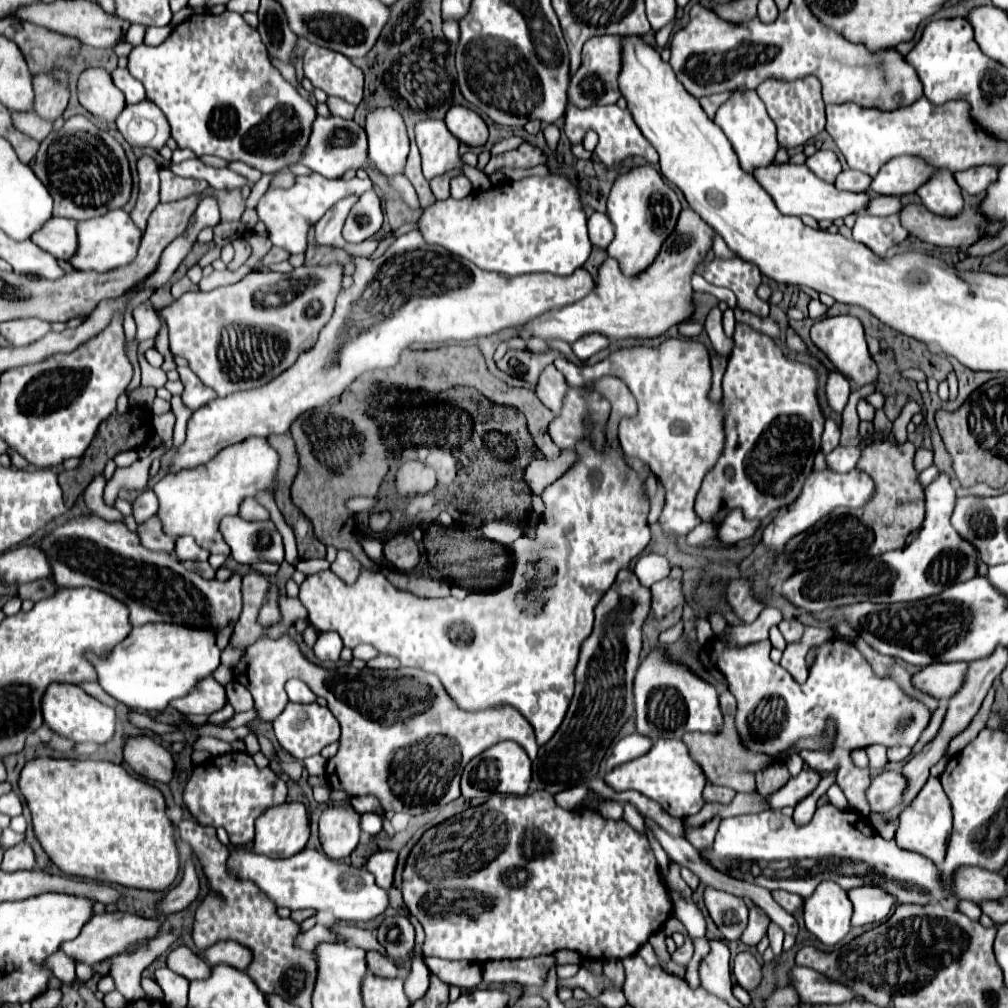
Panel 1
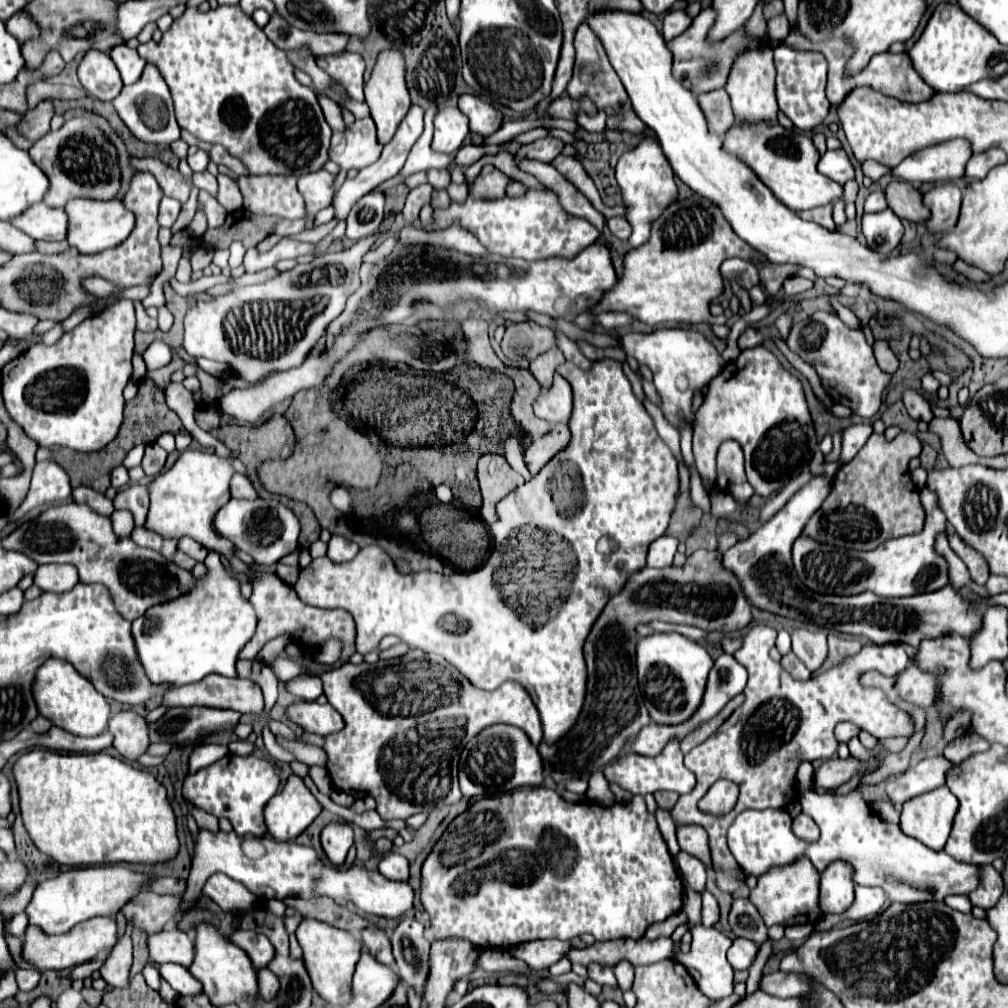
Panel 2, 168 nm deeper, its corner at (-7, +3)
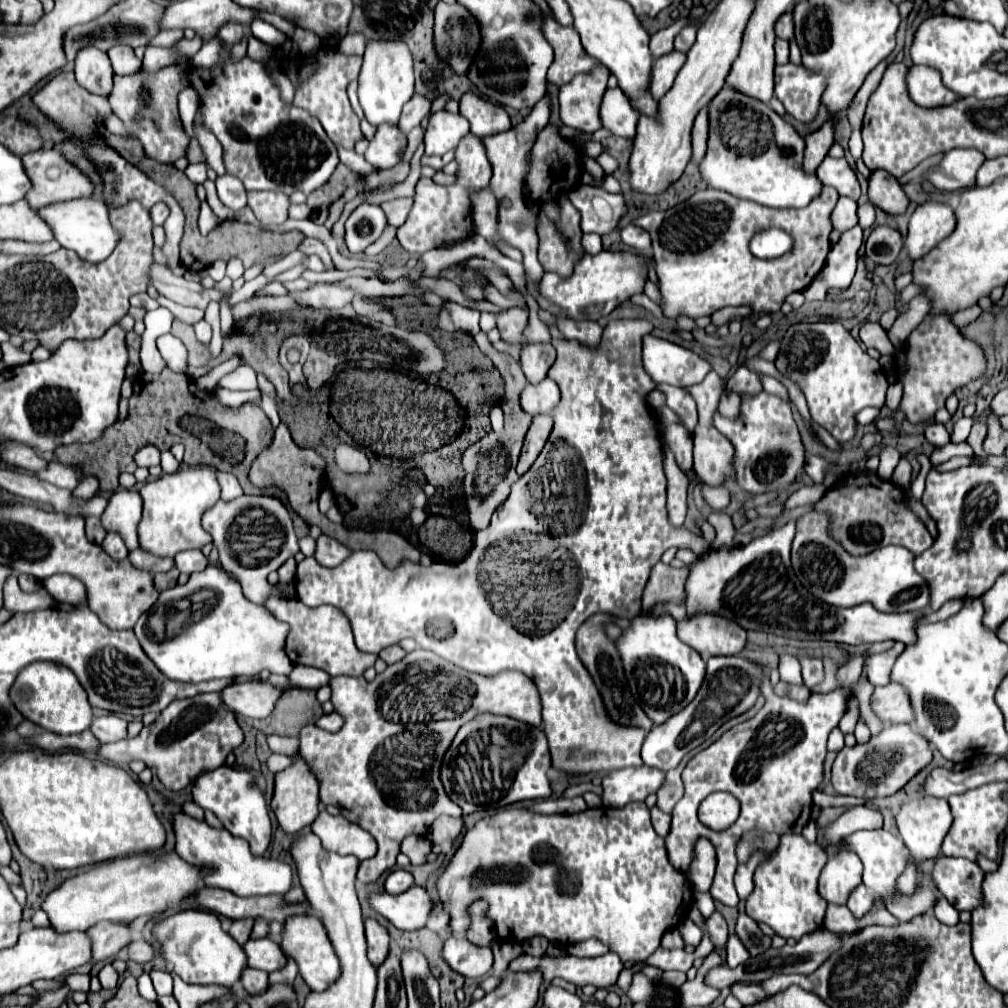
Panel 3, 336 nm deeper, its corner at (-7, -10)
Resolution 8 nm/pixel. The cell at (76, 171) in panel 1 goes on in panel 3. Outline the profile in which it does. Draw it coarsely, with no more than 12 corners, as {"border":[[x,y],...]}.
{"border":[[57,149],[23,155],[35,211],[93,195],[91,179]]}

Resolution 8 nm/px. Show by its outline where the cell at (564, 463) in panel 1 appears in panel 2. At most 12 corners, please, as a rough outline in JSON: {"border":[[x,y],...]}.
{"border":[[567,424],[533,440],[525,450],[535,476],[569,442]]}

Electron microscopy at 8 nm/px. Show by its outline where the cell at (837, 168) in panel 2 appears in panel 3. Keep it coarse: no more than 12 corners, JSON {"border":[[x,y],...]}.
{"border":[[825,157],[817,177],[851,199],[859,181],[845,159]]}

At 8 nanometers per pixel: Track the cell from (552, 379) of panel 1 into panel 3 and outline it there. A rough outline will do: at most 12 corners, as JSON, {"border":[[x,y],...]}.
{"border":[[525,345],[523,373],[529,383],[541,383],[555,363],[555,347]]}

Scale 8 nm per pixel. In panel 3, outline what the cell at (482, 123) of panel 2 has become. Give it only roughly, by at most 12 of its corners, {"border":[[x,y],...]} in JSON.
{"border":[[475,93],[459,101],[459,113],[477,137],[511,127],[509,115]]}

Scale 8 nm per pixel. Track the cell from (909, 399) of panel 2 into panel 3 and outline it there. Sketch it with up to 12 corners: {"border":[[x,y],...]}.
{"border":[[941,423],[925,427],[925,439],[931,445],[949,443],[949,433]]}

